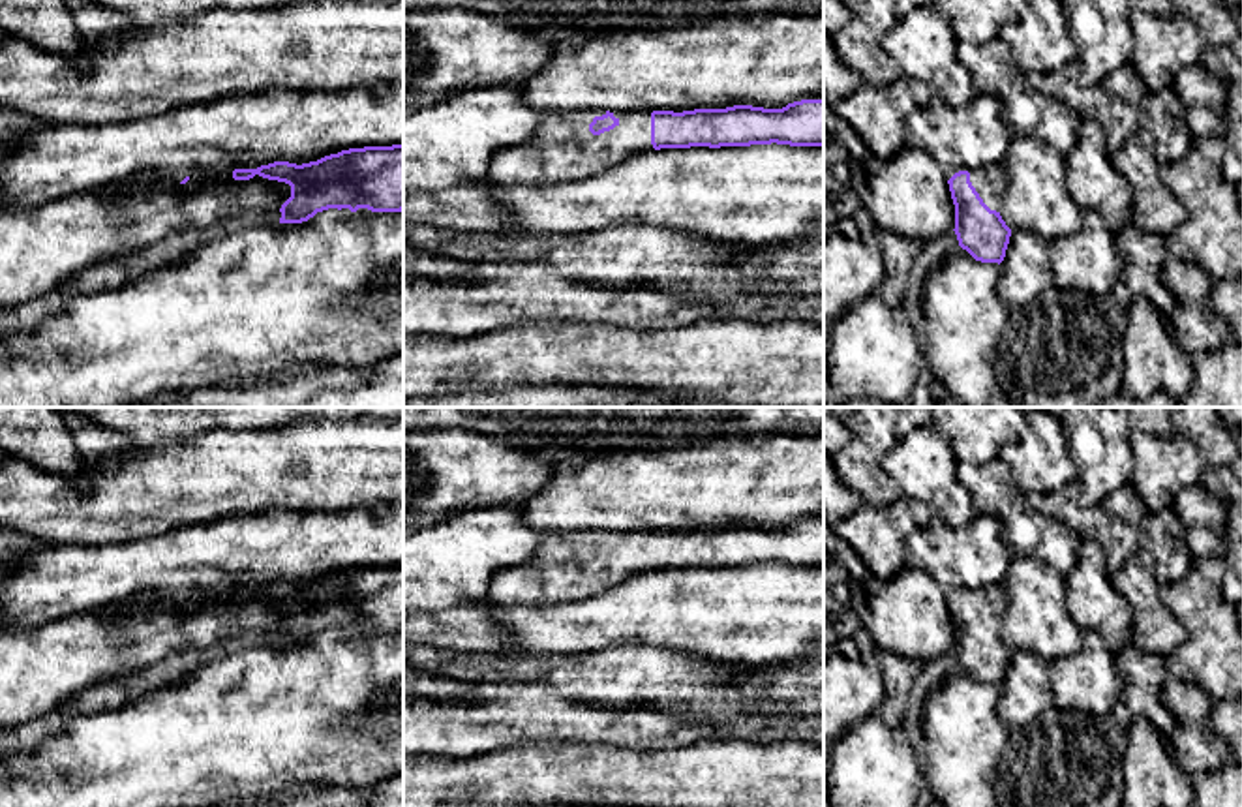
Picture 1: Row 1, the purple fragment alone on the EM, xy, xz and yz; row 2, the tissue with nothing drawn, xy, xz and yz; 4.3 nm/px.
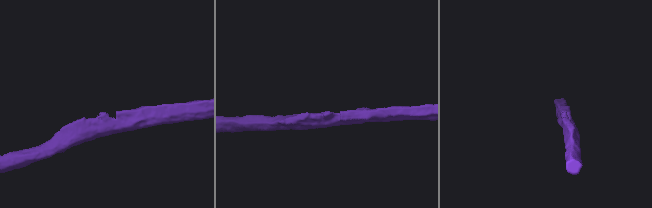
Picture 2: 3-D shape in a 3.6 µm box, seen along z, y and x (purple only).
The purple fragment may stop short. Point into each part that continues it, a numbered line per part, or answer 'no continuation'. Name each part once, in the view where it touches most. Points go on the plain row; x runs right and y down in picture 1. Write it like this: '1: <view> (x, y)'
1: xz (563, 569)

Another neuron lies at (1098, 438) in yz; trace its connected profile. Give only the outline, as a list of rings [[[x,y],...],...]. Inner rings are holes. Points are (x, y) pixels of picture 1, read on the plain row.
[[[1064,407],[1060,422],[1075,465],[1075,499],[1081,507],[1098,507],[1114,490],[1131,484],[1133,426],[1126,411]]]

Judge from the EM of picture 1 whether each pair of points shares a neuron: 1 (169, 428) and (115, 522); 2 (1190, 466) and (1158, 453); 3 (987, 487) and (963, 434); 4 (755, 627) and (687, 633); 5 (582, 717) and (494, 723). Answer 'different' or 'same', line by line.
1: different
2: same
3: different
4: same
5: same

